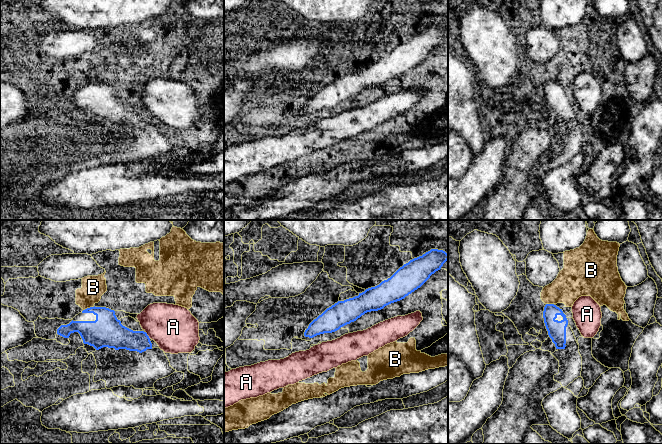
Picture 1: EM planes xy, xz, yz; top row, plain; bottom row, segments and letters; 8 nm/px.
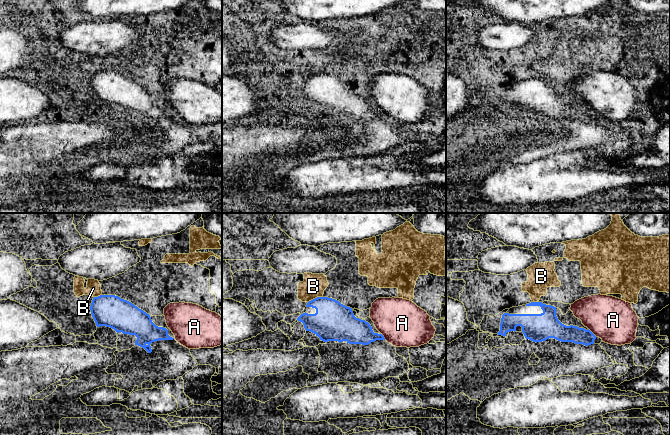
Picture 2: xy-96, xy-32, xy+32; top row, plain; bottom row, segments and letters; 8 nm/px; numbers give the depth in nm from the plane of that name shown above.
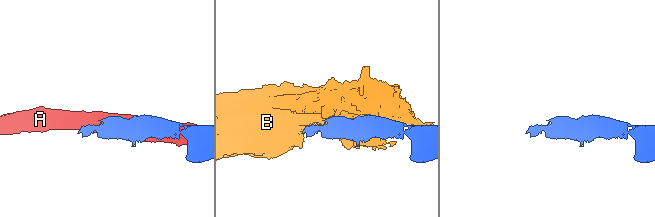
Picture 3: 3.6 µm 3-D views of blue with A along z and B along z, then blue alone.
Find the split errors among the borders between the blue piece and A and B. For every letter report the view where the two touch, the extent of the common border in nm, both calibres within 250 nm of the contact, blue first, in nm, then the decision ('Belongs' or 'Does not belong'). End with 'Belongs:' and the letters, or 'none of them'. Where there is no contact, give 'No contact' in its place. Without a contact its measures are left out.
A: Touches blue in xy. Shared border 80 nm. Thickness 200 nm (blue) against 360 nm. Does not belong
B: Touches blue in xy. Shared border 100 nm. Thickness 260 nm (blue) against 190 nm. Does not belong
Belongs: none of them

